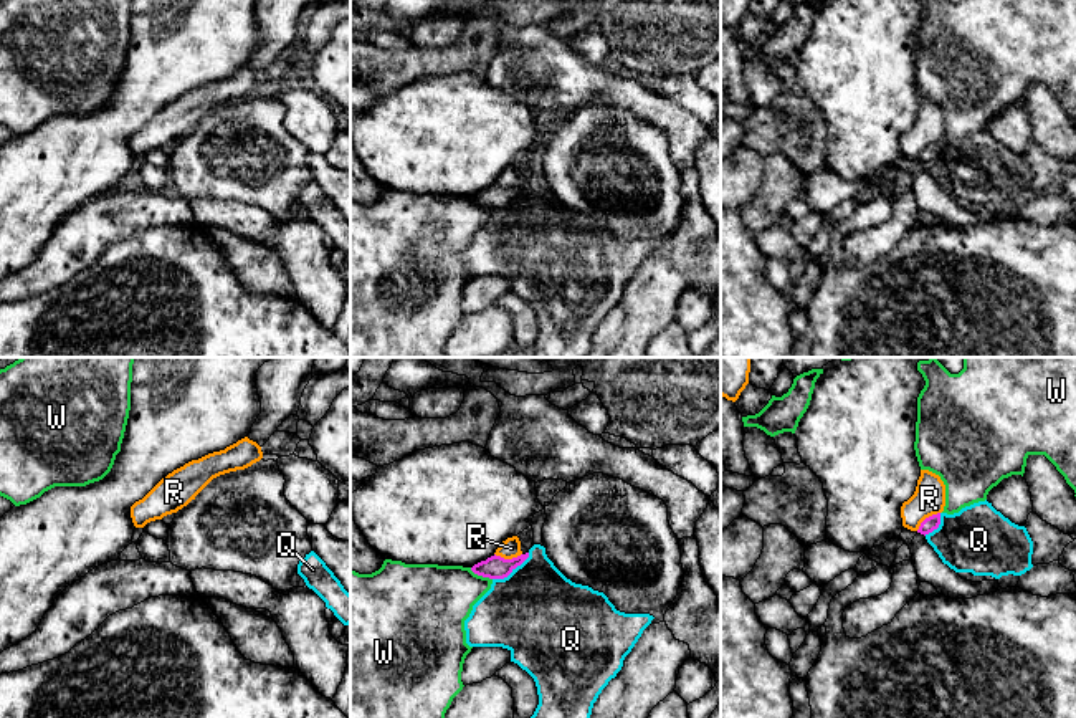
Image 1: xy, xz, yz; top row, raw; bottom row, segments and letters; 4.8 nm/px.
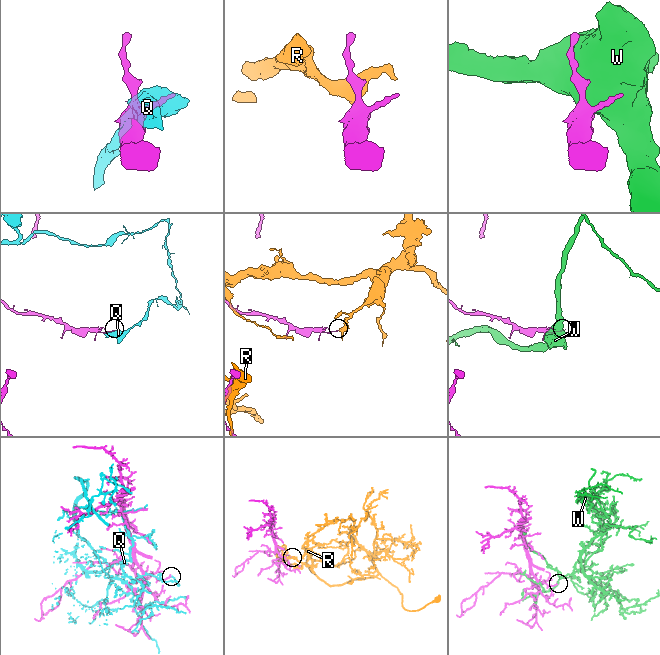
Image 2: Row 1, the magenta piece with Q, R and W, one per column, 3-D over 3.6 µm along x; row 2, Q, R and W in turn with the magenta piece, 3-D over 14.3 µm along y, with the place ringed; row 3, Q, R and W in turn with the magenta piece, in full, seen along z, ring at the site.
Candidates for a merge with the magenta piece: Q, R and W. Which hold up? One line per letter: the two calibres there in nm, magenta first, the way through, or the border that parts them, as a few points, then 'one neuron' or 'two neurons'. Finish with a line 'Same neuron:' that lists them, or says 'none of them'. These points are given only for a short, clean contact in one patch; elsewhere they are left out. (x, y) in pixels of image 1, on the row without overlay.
Q: 110/440 nm | two neurons
R: 110/100 nm | along xz (495, 182), (504, 187), (521, 184) | two neurons
W: 110/340 nm | two neurons
Same neuron: none of them

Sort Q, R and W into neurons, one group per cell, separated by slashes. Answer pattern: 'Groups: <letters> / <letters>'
Groups: Q / R / W

